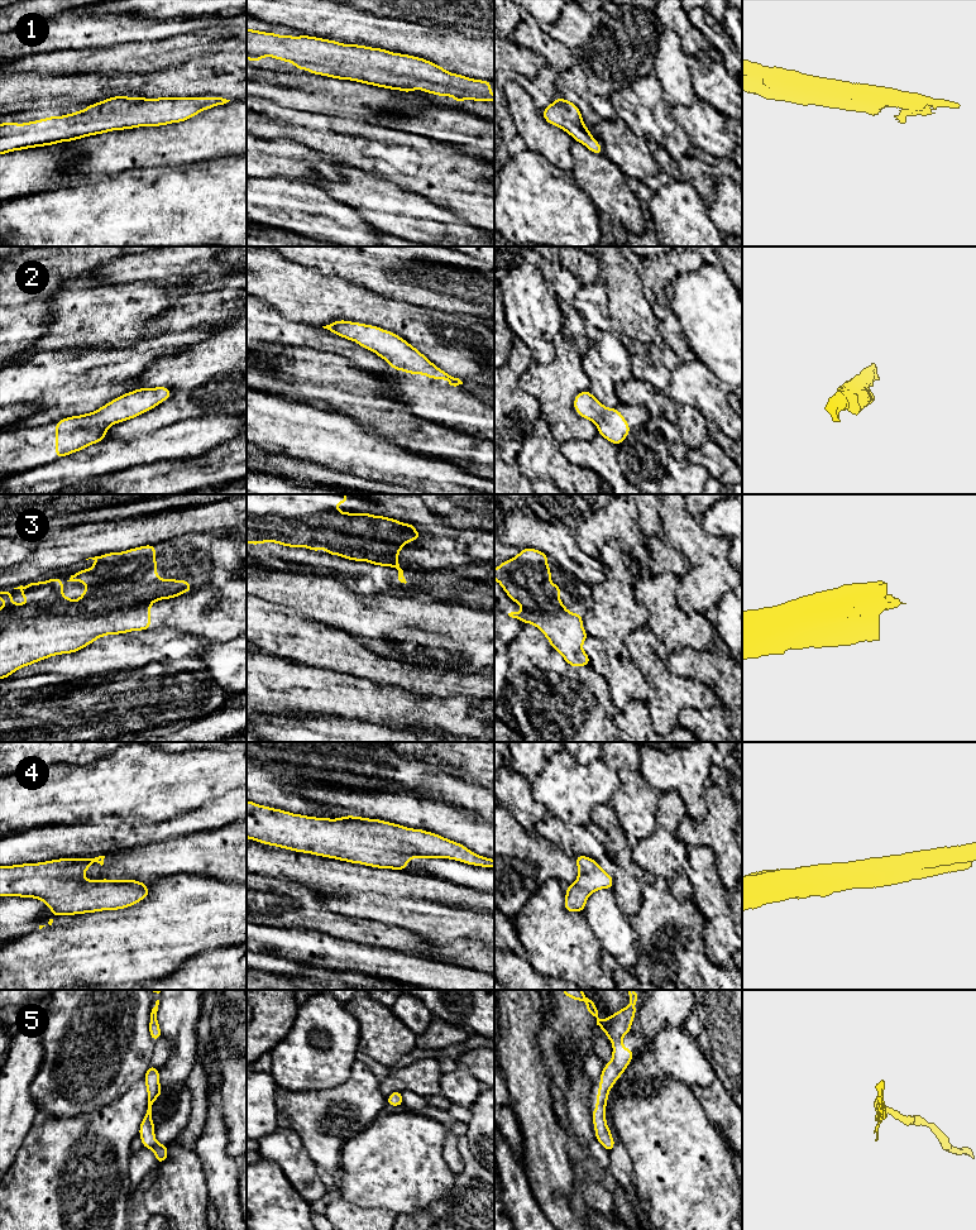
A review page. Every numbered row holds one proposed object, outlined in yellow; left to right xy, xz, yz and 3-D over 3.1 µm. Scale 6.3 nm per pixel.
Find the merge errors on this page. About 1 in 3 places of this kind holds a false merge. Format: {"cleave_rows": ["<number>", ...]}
{"cleave_rows": []}

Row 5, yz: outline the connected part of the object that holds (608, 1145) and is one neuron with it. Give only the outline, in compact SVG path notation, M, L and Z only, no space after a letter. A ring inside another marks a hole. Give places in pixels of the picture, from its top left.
M563 990L563 994L566 997L571 997L575 1001L585 1001L587 1013L597 1018L597 1025L607 1034L613 1045L612 1061L604 1064L599 1077L601 1085L597 1093L597 1105L595 1110L592 1112L595 1140L598 1140L608 1153L616 1145L616 1142L611 1135L611 1129L606 1123L608 1092L635 1057L635 1053L630 1048L625 1048L622 1045L622 1038L631 1030L631 1025L636 1015L635 1004L640 999L641 992L635 994L633 990L626 991L631 997L631 1002L625 1009L618 1010L613 1015L608 1016L606 1020L601 1020L598 1018L595 1002L587 997L582 990Z

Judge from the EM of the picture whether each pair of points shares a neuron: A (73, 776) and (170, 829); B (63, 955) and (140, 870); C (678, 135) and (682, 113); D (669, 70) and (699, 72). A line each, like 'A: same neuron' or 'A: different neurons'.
A: different neurons
B: different neurons
C: different neurons
D: different neurons

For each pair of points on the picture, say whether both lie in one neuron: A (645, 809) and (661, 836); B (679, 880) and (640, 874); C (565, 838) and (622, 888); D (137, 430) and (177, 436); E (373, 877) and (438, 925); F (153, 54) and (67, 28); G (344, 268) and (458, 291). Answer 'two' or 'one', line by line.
A: two
B: two
C: one
D: two
E: two
F: two
G: one

